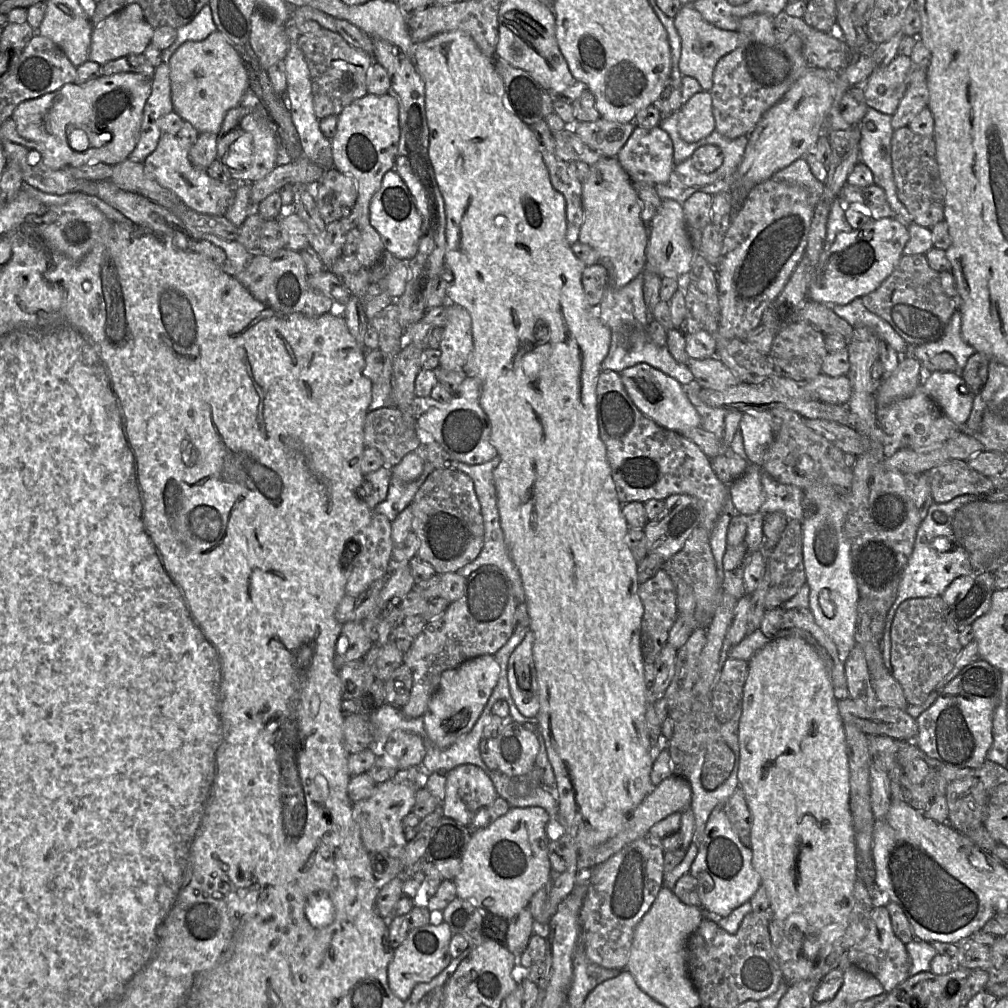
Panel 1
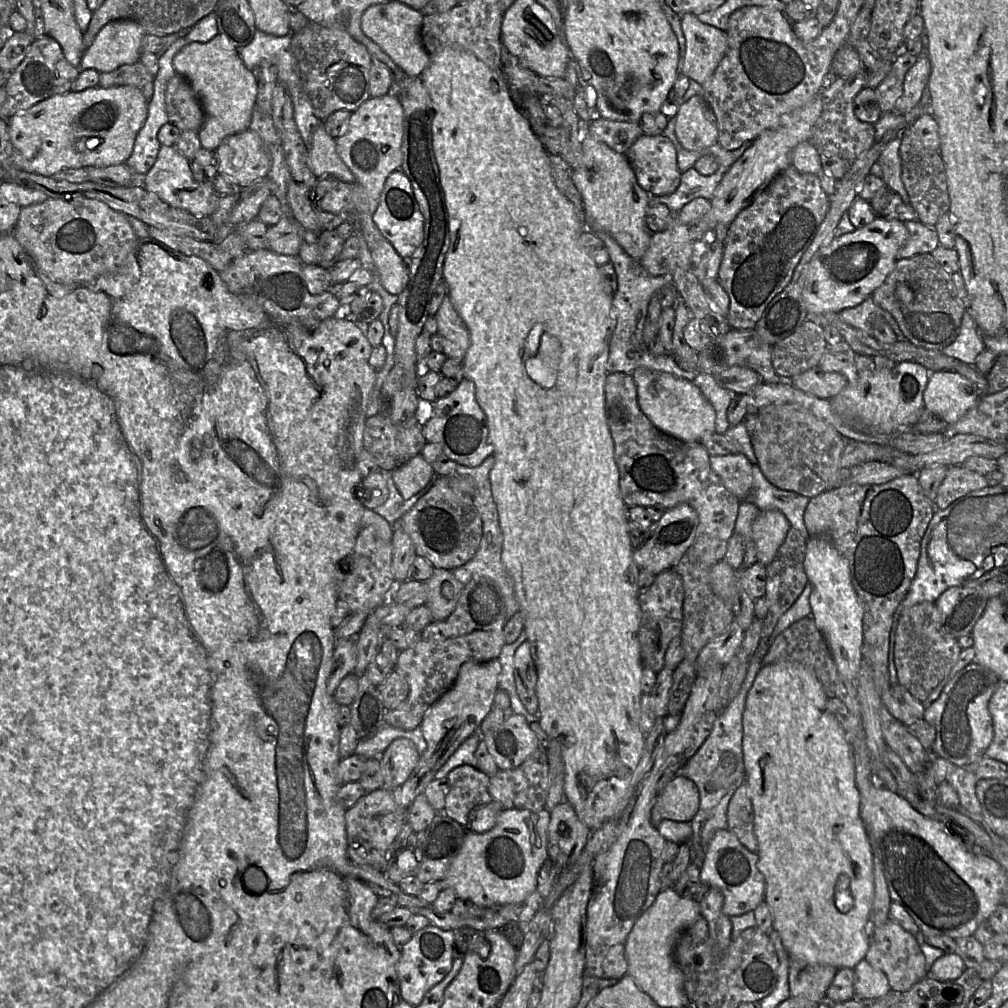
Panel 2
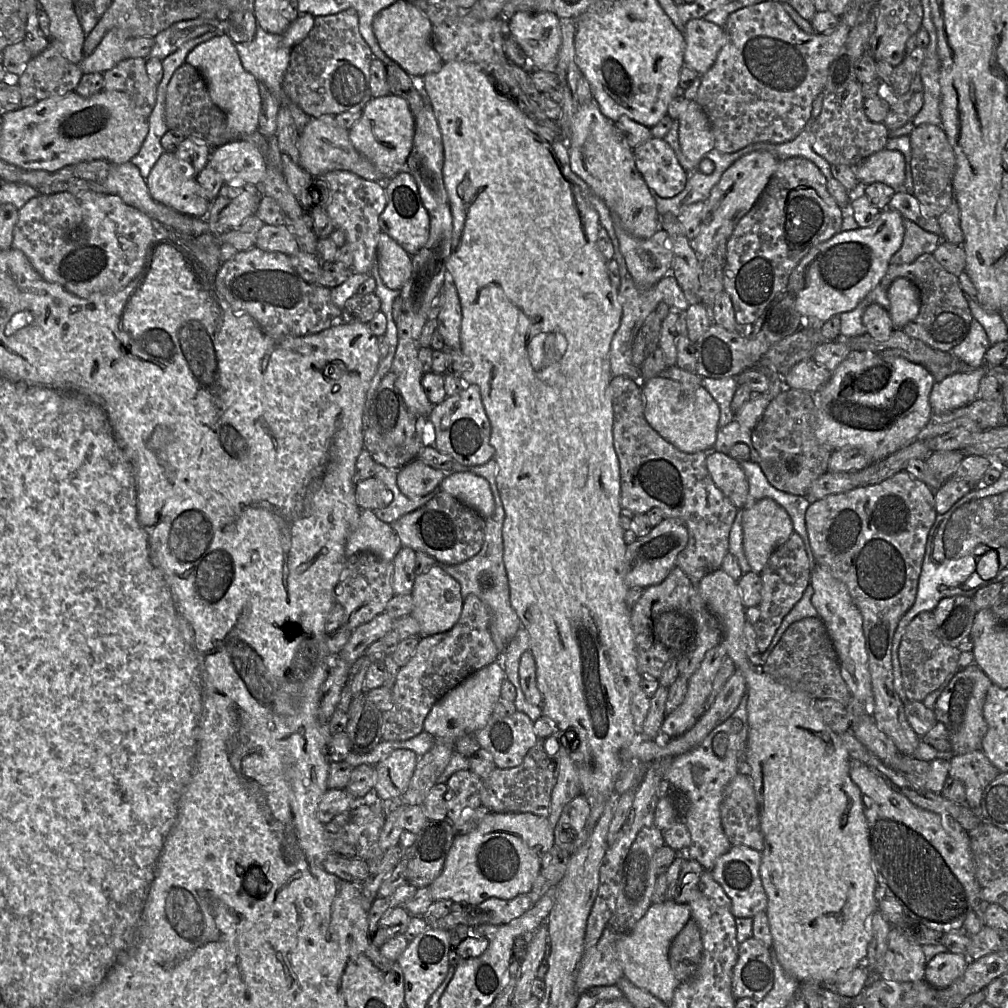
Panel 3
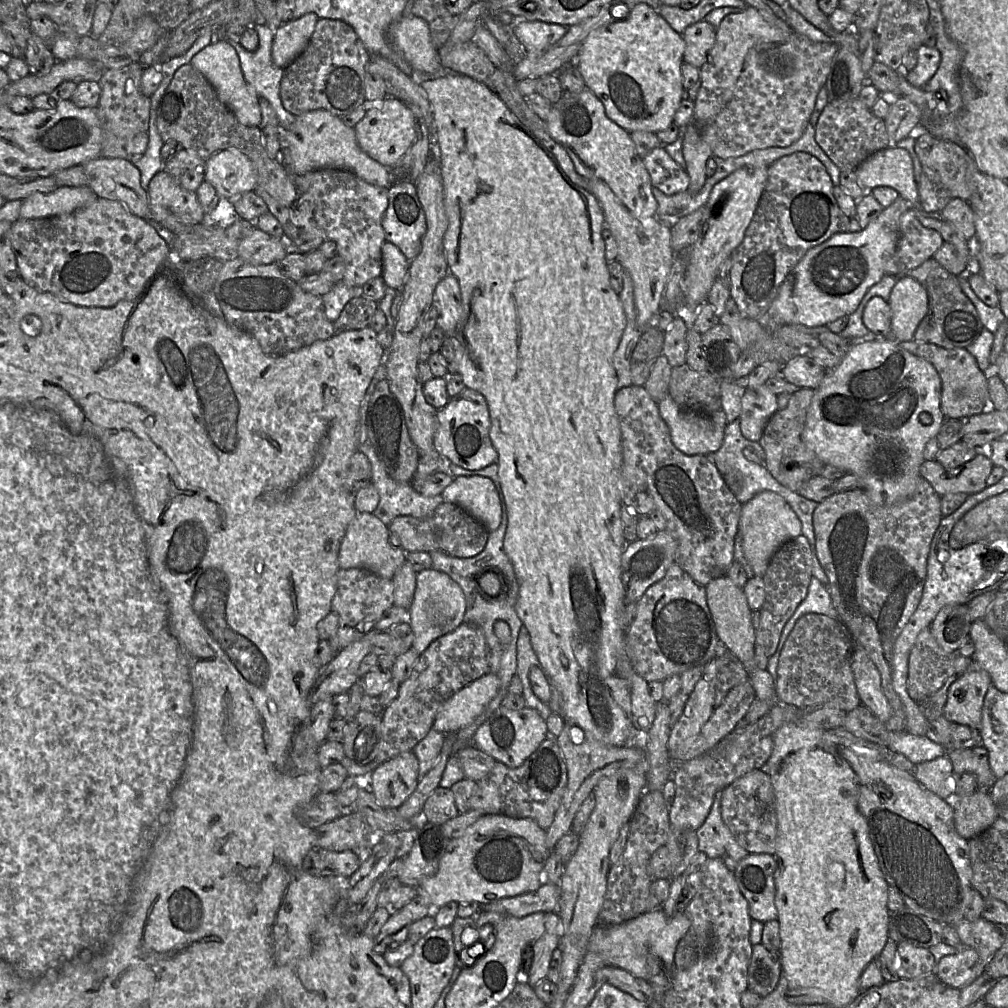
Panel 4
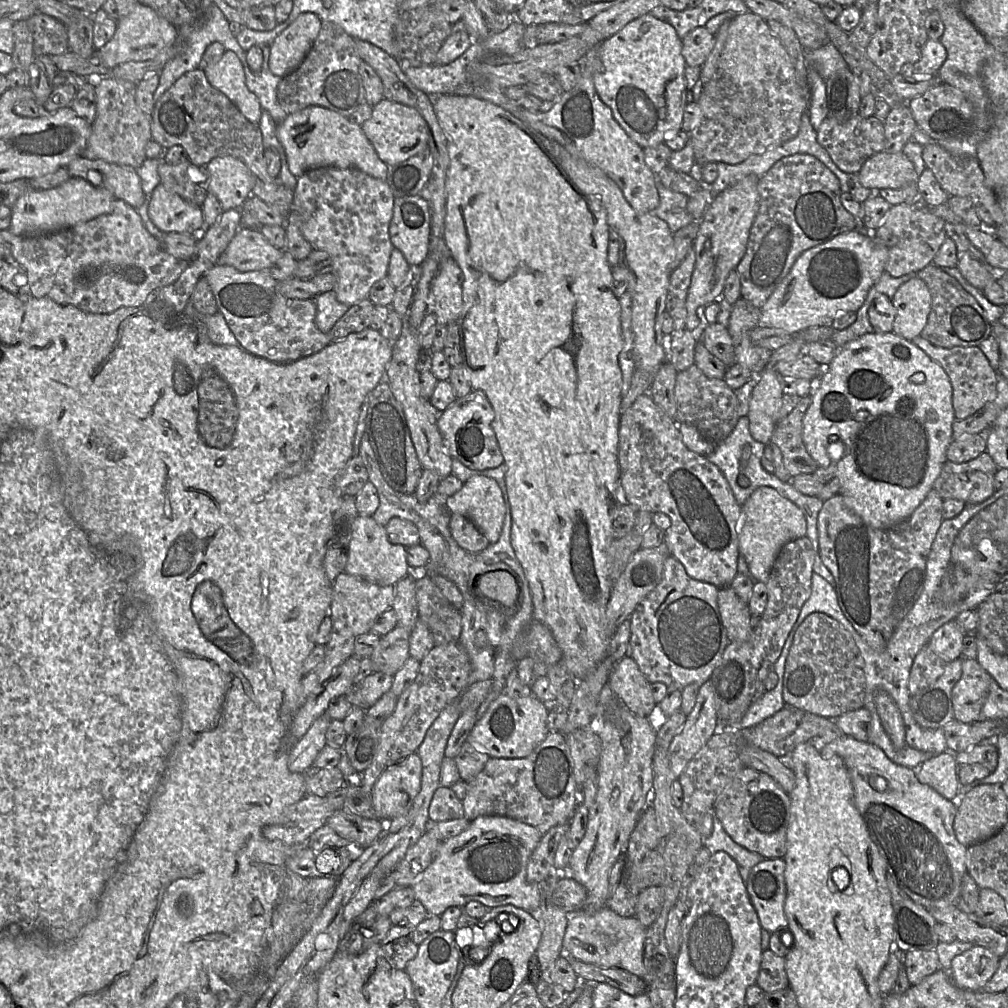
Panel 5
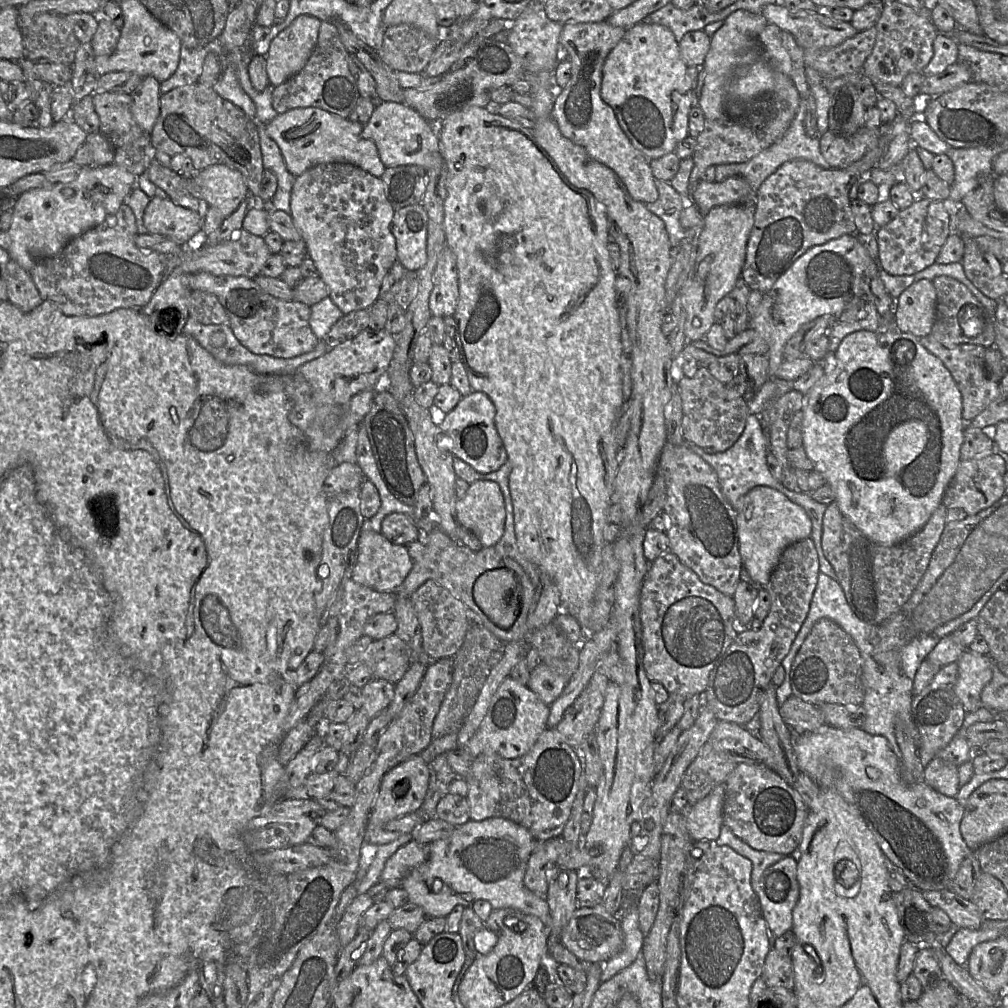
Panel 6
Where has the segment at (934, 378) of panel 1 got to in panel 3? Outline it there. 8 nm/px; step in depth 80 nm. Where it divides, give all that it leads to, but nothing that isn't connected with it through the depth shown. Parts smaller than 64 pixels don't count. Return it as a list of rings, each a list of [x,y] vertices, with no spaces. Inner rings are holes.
[[[985,369],[959,372],[936,382],[929,401],[934,414],[943,414],[972,403],[978,398],[979,381],[986,374]]]

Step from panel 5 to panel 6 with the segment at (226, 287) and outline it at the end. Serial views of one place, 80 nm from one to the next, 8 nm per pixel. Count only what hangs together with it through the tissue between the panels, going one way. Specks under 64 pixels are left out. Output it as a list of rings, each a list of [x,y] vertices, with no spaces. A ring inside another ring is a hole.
[[[201,272],[190,276],[189,285],[192,291],[205,291],[217,296],[228,315],[229,326],[234,335],[244,347],[254,354],[289,359],[310,352],[319,342],[309,325],[311,307],[301,302],[283,300],[266,294],[252,278],[218,276]]]

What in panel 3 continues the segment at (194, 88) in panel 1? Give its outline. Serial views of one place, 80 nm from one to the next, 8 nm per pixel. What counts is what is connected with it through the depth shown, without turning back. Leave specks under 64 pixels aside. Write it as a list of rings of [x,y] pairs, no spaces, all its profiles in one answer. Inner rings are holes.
[[[217,35],[197,45],[188,53],[185,63],[193,66],[203,76],[211,100],[225,113],[227,125],[238,133],[237,137],[258,130],[261,112],[258,81],[243,68],[234,43],[227,35]]]

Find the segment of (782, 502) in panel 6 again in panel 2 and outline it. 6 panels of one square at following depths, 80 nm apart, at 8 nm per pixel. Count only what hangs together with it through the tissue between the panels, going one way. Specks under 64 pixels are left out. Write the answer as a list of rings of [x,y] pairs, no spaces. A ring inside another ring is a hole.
[[[779,510],[760,512],[752,524],[752,539],[758,562],[767,566],[773,560],[791,527],[786,516]]]

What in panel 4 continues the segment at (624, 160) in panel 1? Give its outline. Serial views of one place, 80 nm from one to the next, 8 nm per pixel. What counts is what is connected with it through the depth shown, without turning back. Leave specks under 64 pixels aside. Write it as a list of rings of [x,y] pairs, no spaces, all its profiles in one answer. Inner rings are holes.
[[[663,146],[651,150],[642,161],[654,188],[666,195],[688,190],[690,180],[687,172],[669,156]]]

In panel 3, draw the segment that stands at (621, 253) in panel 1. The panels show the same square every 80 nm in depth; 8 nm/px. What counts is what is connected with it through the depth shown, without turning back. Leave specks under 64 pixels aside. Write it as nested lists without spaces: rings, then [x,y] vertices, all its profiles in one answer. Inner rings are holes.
[[[595,100],[578,106],[574,115],[571,135],[568,142],[570,168],[590,187],[591,191],[600,197],[612,214],[613,225],[619,221],[621,225],[633,236],[647,239],[652,237],[659,229],[659,215],[653,195],[638,171],[631,149],[614,122],[605,117]]]

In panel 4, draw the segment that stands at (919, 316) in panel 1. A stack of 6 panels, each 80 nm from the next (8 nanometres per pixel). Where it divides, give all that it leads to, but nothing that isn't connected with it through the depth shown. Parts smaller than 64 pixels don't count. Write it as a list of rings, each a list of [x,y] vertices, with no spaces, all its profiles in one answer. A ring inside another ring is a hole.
[[[933,257],[915,269],[894,276],[912,277],[927,291],[928,311],[915,331],[914,340],[946,349],[966,348],[985,328],[974,304],[962,291],[957,276],[942,267]]]

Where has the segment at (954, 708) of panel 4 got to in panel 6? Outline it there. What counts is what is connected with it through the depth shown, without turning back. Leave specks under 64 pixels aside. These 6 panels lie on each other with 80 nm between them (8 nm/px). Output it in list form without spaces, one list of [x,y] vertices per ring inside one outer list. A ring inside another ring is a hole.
[[[965,650],[957,663],[955,694],[965,712],[973,712],[981,706],[981,694],[992,678],[994,661],[990,656]]]

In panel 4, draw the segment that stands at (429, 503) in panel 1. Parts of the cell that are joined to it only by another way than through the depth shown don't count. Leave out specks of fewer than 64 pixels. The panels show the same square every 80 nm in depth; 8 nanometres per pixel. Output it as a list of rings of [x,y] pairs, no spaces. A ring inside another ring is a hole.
[[[448,502],[441,503],[427,518],[398,516],[388,526],[391,541],[397,543],[406,553],[431,552],[439,550],[448,555],[468,558],[478,555],[486,546],[489,531],[462,507]]]

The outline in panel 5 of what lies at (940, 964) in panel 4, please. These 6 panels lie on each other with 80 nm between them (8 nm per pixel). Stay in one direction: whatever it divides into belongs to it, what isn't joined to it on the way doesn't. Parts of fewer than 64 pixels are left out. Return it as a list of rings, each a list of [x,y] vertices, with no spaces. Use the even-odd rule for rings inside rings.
[[[973,946],[952,959],[948,974],[961,989],[981,990],[997,970],[1000,959],[982,946]]]

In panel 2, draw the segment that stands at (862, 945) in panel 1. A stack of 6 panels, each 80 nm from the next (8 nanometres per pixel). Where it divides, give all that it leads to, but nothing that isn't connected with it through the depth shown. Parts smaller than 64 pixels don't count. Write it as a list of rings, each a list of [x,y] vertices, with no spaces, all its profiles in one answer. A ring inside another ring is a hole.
[[[890,915],[888,921],[884,925],[872,929],[869,938],[869,947],[864,960],[866,960],[874,969],[885,974],[891,990],[904,992],[927,976],[925,970],[925,957],[919,946],[919,935],[912,935],[905,931],[890,918]]]

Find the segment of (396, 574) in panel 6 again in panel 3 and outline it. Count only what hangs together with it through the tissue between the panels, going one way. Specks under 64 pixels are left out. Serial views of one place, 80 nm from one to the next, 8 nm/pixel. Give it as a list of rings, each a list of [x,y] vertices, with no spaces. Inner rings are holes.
[[[361,509],[357,528],[348,538],[346,558],[359,552],[371,552],[387,562],[393,562],[401,548],[392,526],[381,521],[372,510]]]

